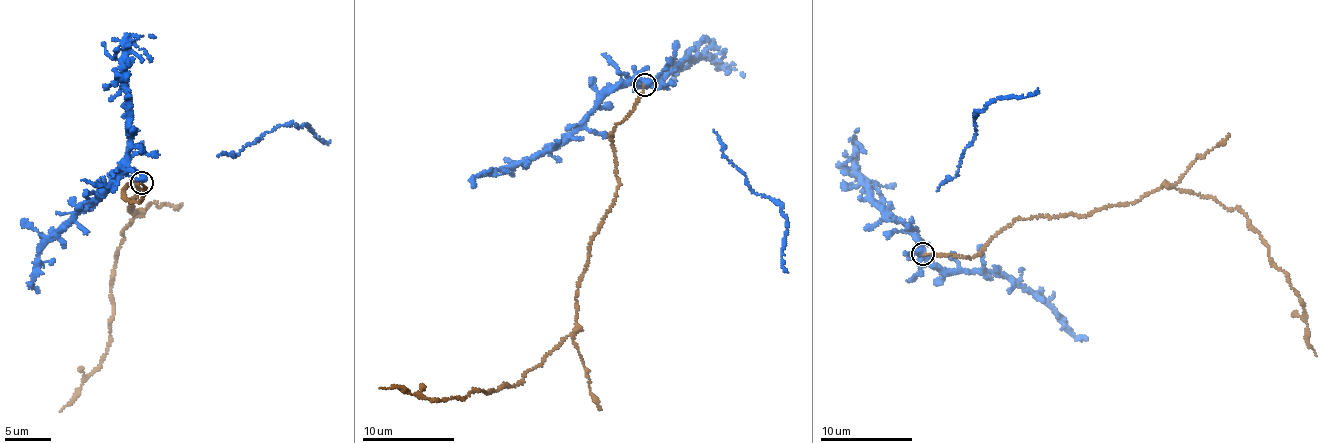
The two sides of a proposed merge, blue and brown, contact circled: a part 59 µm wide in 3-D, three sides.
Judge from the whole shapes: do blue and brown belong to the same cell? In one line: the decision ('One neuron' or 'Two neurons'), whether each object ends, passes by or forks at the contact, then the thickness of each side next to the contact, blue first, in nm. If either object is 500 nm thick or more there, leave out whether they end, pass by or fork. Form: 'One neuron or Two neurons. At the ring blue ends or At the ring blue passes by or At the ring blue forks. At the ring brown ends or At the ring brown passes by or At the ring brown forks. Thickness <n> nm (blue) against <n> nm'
Two neurons. At the ring blue passes by. At the ring brown ends. Thickness 280 nm (blue) against 140 nm

